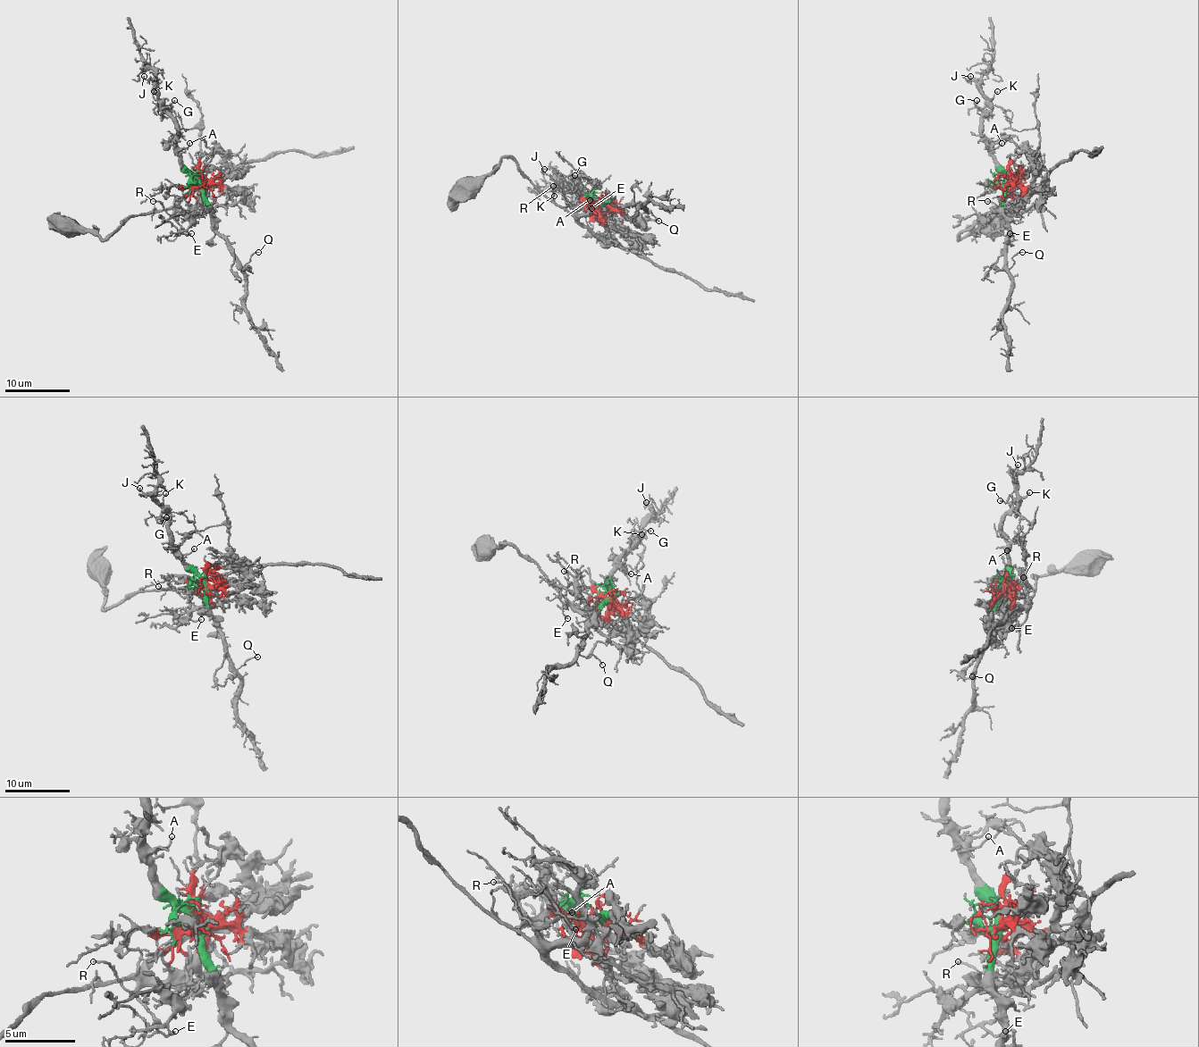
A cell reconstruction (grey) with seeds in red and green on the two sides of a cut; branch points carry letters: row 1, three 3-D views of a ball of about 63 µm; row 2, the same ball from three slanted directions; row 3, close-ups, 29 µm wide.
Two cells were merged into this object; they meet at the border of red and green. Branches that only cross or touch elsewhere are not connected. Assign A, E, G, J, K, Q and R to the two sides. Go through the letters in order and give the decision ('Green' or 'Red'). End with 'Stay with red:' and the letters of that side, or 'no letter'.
A: Green
E: Red
G: Green
J: Green
K: Green
Q: Green
R: Red
Stay with red: E, R

